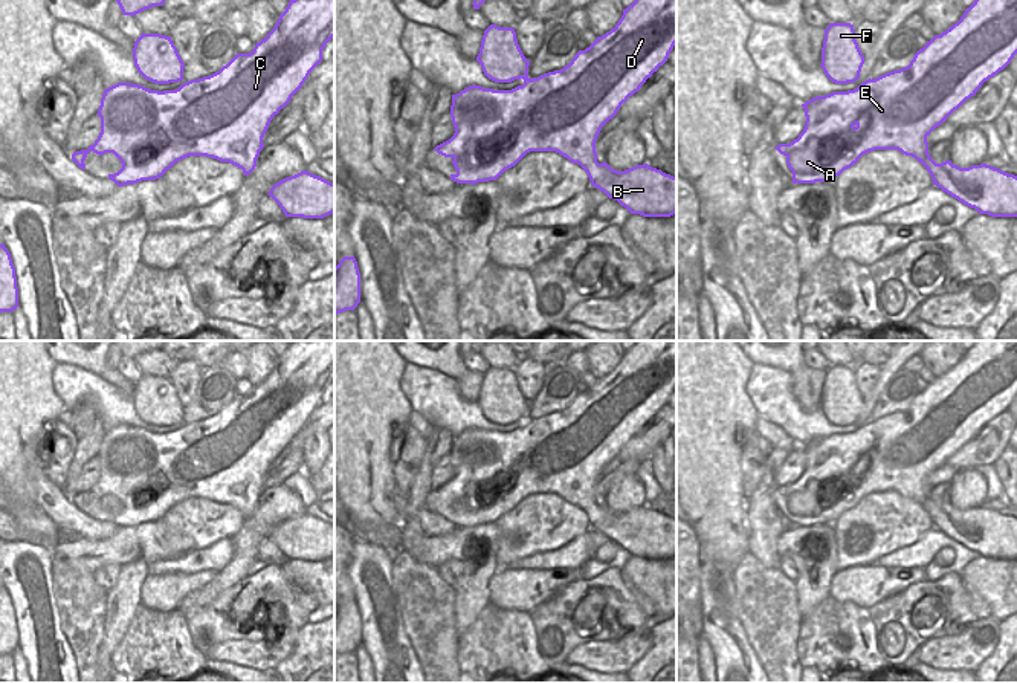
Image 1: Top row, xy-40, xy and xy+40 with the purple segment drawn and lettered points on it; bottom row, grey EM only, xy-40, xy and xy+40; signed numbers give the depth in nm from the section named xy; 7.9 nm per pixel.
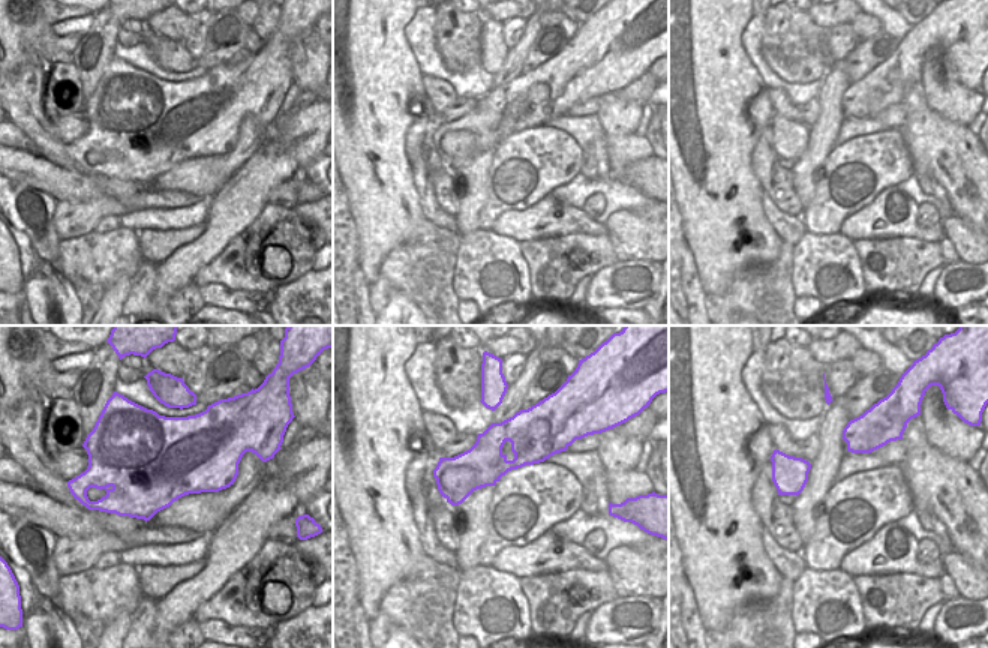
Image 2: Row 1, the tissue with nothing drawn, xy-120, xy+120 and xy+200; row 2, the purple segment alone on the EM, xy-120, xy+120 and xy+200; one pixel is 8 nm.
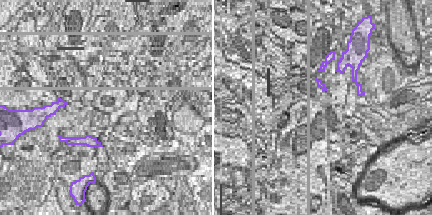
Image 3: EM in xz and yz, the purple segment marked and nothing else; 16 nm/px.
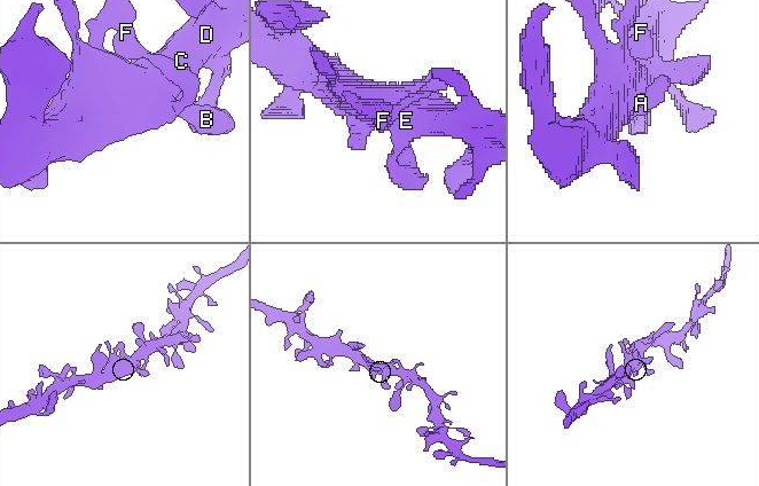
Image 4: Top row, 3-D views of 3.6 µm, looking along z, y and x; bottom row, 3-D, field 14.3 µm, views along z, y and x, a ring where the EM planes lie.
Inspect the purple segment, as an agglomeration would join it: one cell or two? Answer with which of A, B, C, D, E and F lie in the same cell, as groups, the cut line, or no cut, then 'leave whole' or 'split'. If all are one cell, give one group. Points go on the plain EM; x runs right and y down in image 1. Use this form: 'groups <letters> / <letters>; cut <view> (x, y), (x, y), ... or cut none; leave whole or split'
groups A B C D E F; cut none; leave whole

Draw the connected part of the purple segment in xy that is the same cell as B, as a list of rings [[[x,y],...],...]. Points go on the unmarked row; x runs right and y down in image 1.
[[[635,341],[623,351],[614,371],[576,399],[560,413],[528,420],[530,403],[524,399],[513,370],[490,367],[483,377],[476,403],[495,425],[524,422],[512,432],[469,428],[452,437],[450,460],[454,478],[434,492],[452,500],[457,512],[450,523],[478,526],[496,523],[530,494],[556,494],[588,516],[591,527],[617,542],[631,556],[670,559],[676,556],[676,520],[647,506],[625,513],[597,504],[596,483],[602,469],[612,461],[623,445],[663,408],[676,387],[676,341]]]

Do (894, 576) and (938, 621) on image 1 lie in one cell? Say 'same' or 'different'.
different

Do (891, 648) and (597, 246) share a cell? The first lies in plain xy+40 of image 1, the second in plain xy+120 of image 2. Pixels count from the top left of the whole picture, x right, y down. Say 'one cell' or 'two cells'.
one cell

